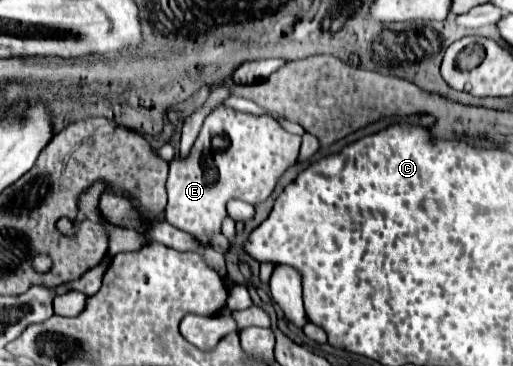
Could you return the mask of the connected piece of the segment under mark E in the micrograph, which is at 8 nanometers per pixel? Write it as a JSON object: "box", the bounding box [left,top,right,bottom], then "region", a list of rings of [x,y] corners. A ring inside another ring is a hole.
{"box":[166,107,300,249],"region":[[[230,107],[214,109],[186,157],[176,157],[168,175],[166,221],[194,235],[202,249],[212,247],[212,235],[222,231],[226,203],[240,199],[246,203],[266,201],[280,177],[298,159],[300,137],[288,133],[270,115],[252,115]]]}

